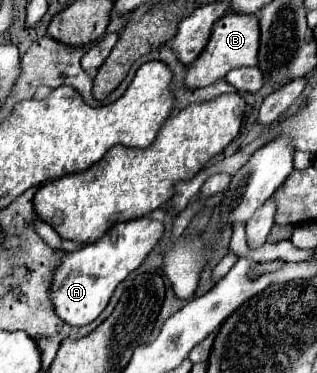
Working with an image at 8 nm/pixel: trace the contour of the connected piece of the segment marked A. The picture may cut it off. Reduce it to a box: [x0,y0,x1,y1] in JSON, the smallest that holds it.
[51,217,163,325]

